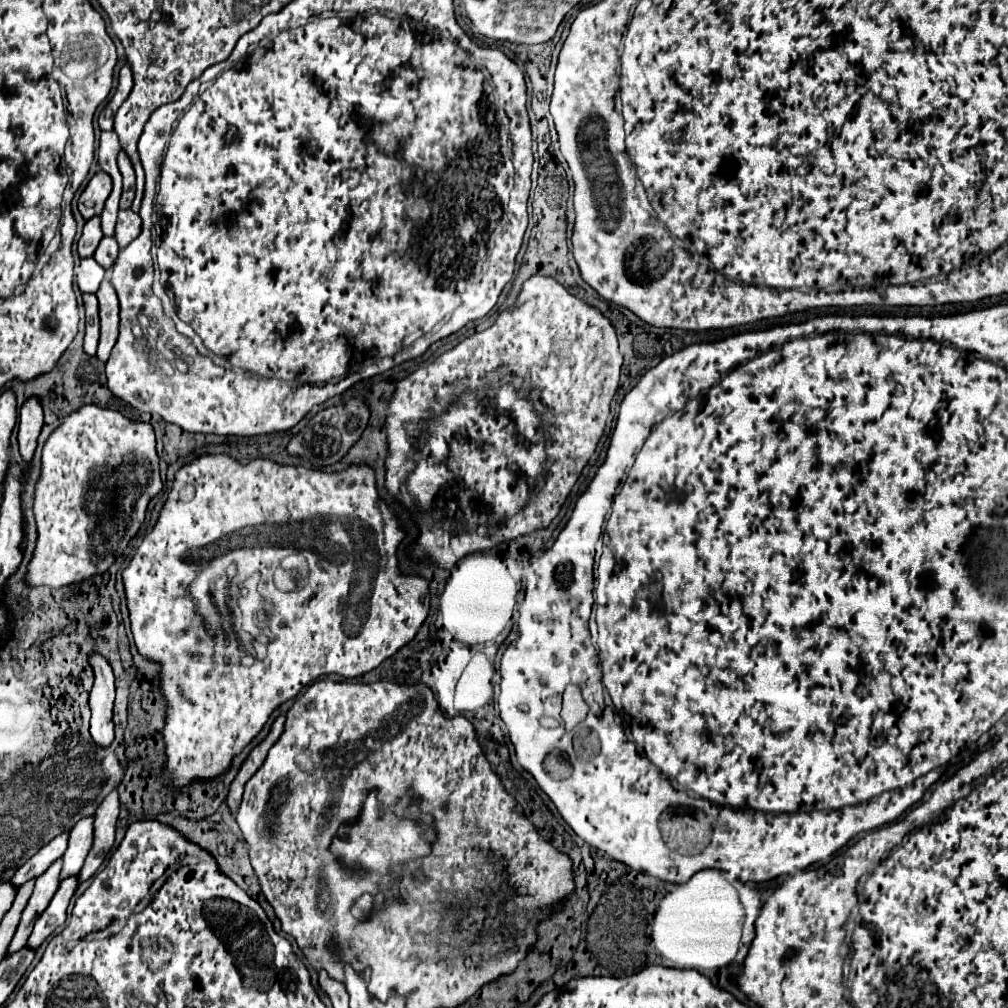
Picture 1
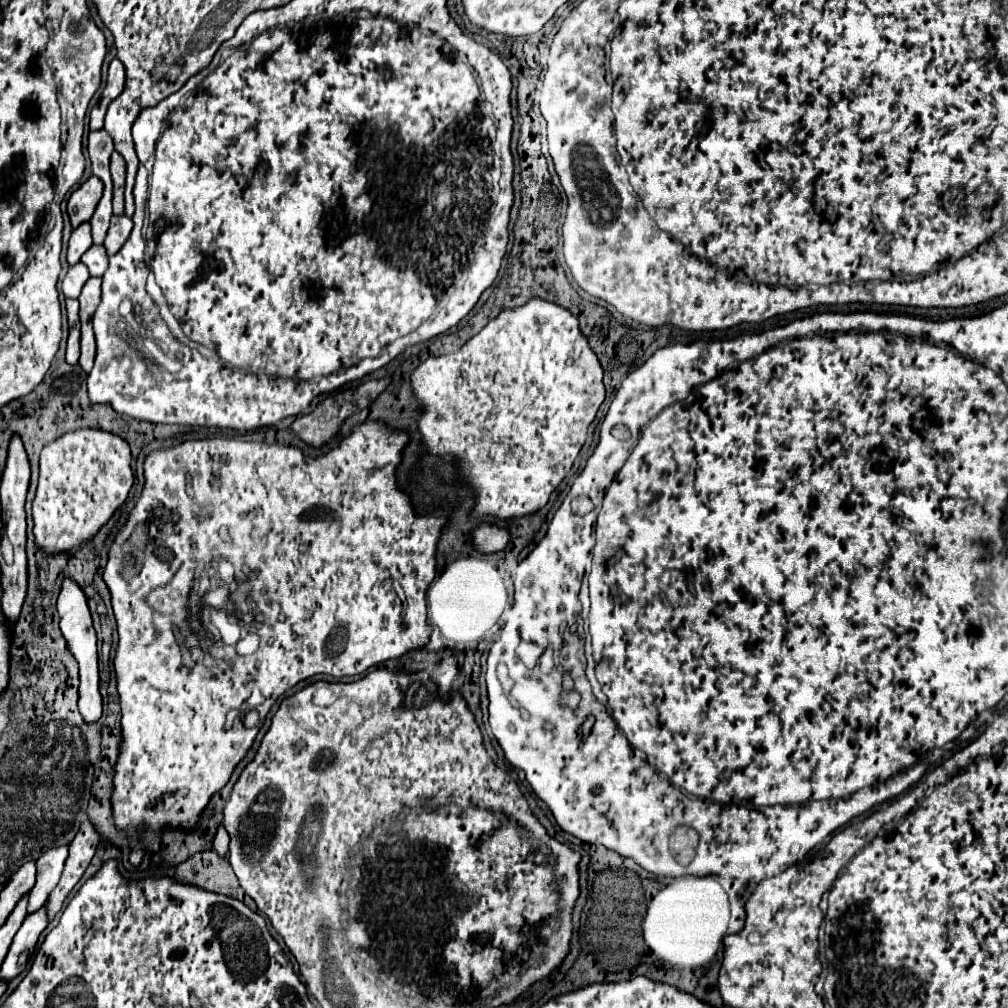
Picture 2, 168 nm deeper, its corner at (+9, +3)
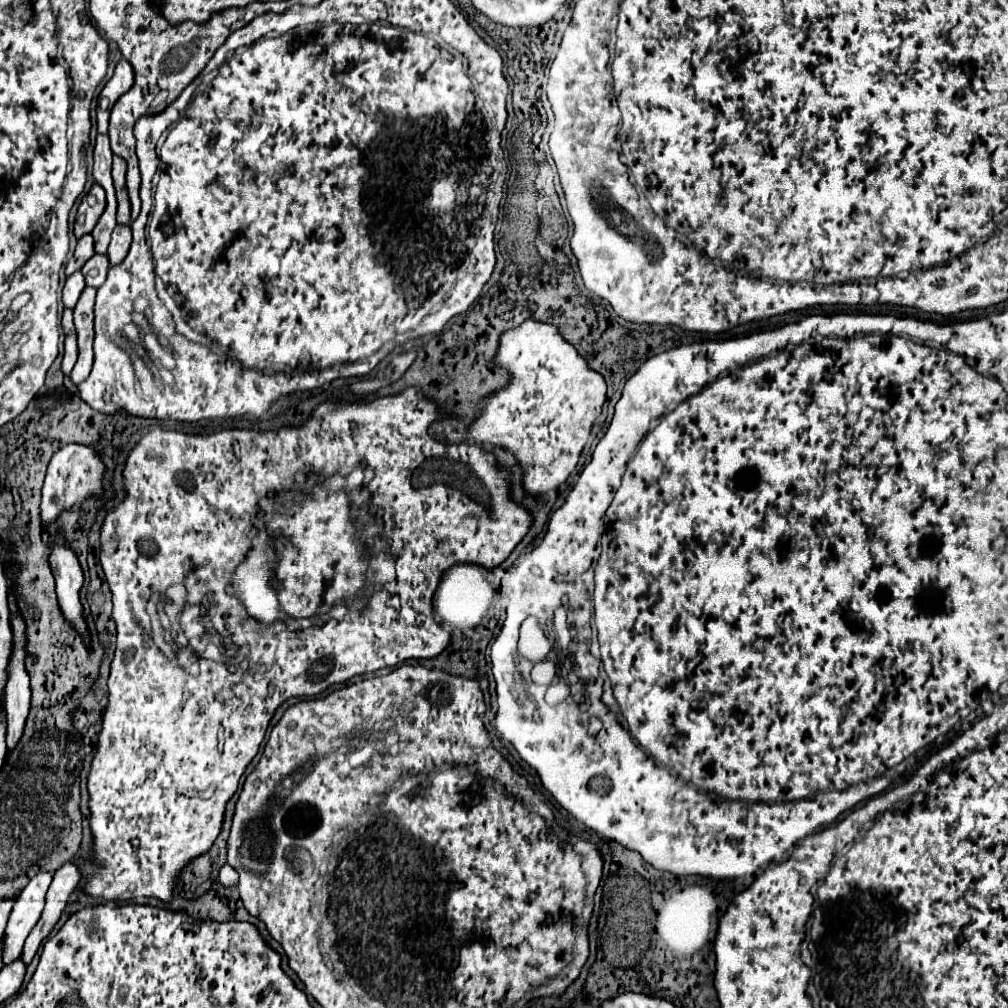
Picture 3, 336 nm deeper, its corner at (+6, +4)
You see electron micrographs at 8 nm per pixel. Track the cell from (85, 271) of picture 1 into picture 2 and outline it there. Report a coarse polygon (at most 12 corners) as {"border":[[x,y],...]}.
{"border":[[83,263],[69,267],[63,295],[77,299],[89,271]]}

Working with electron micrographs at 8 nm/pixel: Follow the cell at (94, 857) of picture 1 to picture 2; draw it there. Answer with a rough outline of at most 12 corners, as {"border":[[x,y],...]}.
{"border":[[89,821],[81,825],[63,875],[47,899],[47,919],[63,907],[65,897],[83,877],[99,843]]}

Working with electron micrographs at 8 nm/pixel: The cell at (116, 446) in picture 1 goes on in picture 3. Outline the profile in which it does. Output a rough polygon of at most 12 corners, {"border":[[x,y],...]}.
{"border":[[68,444],[52,456],[40,502],[42,524],[102,498],[98,450]]}

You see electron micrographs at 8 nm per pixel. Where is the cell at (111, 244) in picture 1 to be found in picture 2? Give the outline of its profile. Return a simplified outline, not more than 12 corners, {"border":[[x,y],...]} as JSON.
{"border":[[93,245],[81,257],[91,277],[103,277],[107,257],[103,245]]}

